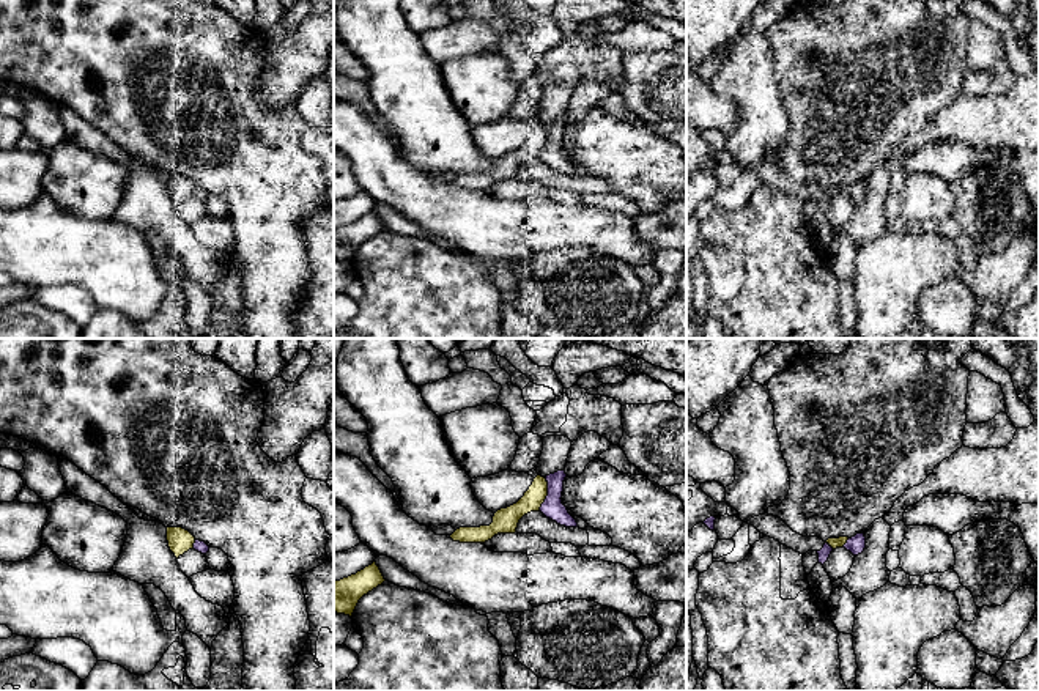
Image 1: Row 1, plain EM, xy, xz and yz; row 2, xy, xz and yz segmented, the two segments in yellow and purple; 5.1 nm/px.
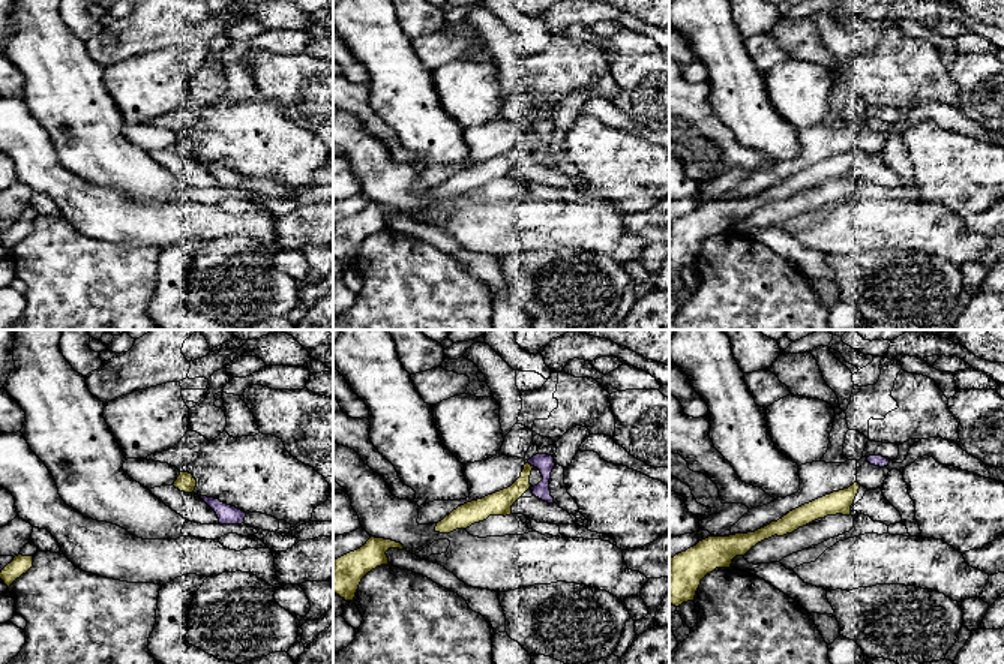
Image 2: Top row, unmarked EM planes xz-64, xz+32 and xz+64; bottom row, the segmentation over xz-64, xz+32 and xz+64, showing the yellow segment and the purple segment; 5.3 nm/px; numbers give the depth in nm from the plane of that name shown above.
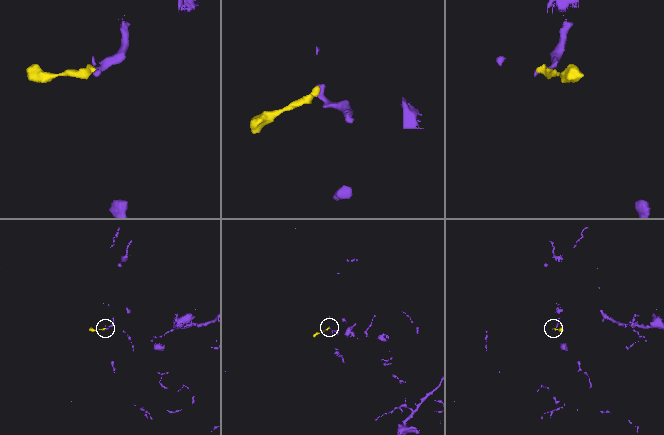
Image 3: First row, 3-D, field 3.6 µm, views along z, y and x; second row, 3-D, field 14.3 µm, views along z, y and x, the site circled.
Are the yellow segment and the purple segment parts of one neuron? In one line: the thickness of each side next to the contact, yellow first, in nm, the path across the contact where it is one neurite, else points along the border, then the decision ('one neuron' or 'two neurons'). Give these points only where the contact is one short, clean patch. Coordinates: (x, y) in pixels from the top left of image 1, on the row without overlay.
130/110 nm | two neurons

